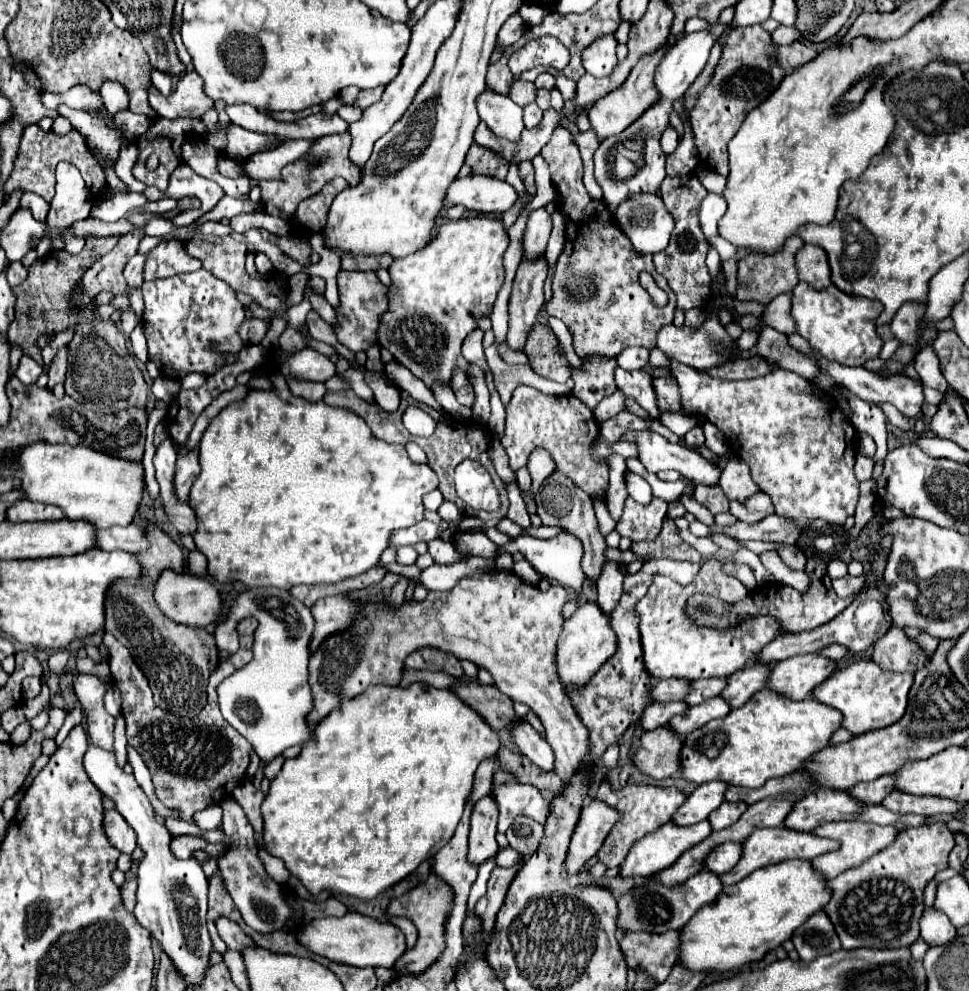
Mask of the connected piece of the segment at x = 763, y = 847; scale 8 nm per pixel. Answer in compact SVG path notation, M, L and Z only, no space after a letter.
M775 827L775 829L757 829L757 831L753 831L753 835L749 835L749 839L745 839L741 843L741 847L743 847L743 853L741 853L739 863L729 873L723 873L719 877L723 885L733 885L733 883L741 881L743 877L747 877L749 873L753 873L755 869L775 865L775 863L781 863L781 861L789 861L789 859L811 861L817 855L835 851L839 847L839 843L831 841L831 839L819 839L813 833L799 833L799 831L791 831L791 829L785 829L785 827Z

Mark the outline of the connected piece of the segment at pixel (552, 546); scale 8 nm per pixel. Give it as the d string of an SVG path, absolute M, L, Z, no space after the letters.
M563 531L553 539L535 539L535 537L517 537L513 541L509 541L503 547L497 547L497 555L501 553L523 553L525 559L533 565L533 569L547 577L549 581L555 579L557 583L571 587L571 589L579 589L583 585L583 571L581 571L581 559L583 559L583 543L581 539L577 539L573 533Z

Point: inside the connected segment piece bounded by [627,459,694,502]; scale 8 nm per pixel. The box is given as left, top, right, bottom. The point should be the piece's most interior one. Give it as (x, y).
(669, 491)

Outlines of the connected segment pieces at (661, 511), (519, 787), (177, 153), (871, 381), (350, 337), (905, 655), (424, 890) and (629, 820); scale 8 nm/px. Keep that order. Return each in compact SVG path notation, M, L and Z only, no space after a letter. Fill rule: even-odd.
M635 499L625 501L625 513L617 523L617 531L621 537L629 537L631 541L655 539L661 531L663 519L667 515L667 503L661 499L653 499L649 505L639 505Z
M501 783L493 785L489 797L497 803L499 811L499 831L505 833L511 821L519 815L531 817L537 823L545 823L549 815L549 797L545 797L537 787L523 783Z
M153 119L153 123L151 123L151 127L149 127L149 131L139 139L139 151L141 151L141 155L139 155L139 161L137 161L137 165L133 167L133 175L135 175L135 179L139 179L139 181L143 181L145 185L153 185L153 187L157 187L157 189L161 189L161 191L165 191L167 187L169 187L169 175L181 165L181 145L183 145L183 141L185 141L185 135L195 135L195 137L201 137L201 139L205 139L209 145L213 145L217 151L225 151L225 143L227 143L227 135L225 135L225 131L217 131L217 125L215 127L205 127L203 123L201 123L201 119L175 119L175 121L169 121L169 119ZM149 155L159 155L159 159L161 159L161 165L159 165L159 169L157 171L149 171L147 167L145 167L145 161L147 161L147 157Z
M817 359L815 361L823 371L829 371L829 375L839 383L845 385L849 391L853 391L859 399L867 401L867 403L891 403L895 405L907 419L915 419L921 413L921 405L923 405L923 393L921 393L921 383L909 379L907 375L893 375L893 377L881 377L879 373L867 371L863 367L841 367L839 363L833 363L829 359Z
M339 271L337 285L341 309L337 311L339 327L335 327L335 333L339 341L351 351L367 351L373 343L377 343L379 317L383 311L387 311L387 287L377 279L373 271Z
M895 625L873 645L873 661L885 671L917 671L925 667L927 659L929 657L905 637L903 629Z
M429 875L427 881L419 883L417 887L413 887L411 891L407 891L405 895L401 897L395 897L385 915L387 919L389 917L407 917L413 921L413 925L417 927L417 943L413 949L407 949L397 961L395 961L395 971L399 975L417 975L421 973L423 969L429 967L429 963L433 963L441 951L445 949L445 921L447 921L447 913L451 911L451 905L453 905L453 893L451 893L451 887L445 885L441 879L437 879L437 875Z
M627 785L623 789L605 789L603 793L597 795L597 799L605 801L609 807L617 809L619 815L621 815L621 819L615 823L615 827L611 829L611 833L607 835L603 847L597 853L599 861L607 869L611 869L611 867L617 867L625 859L629 847L635 841L639 841L647 833L653 833L661 825L665 825L687 797L681 791L673 789L673 787L665 789L665 787L653 787L653 785Z

